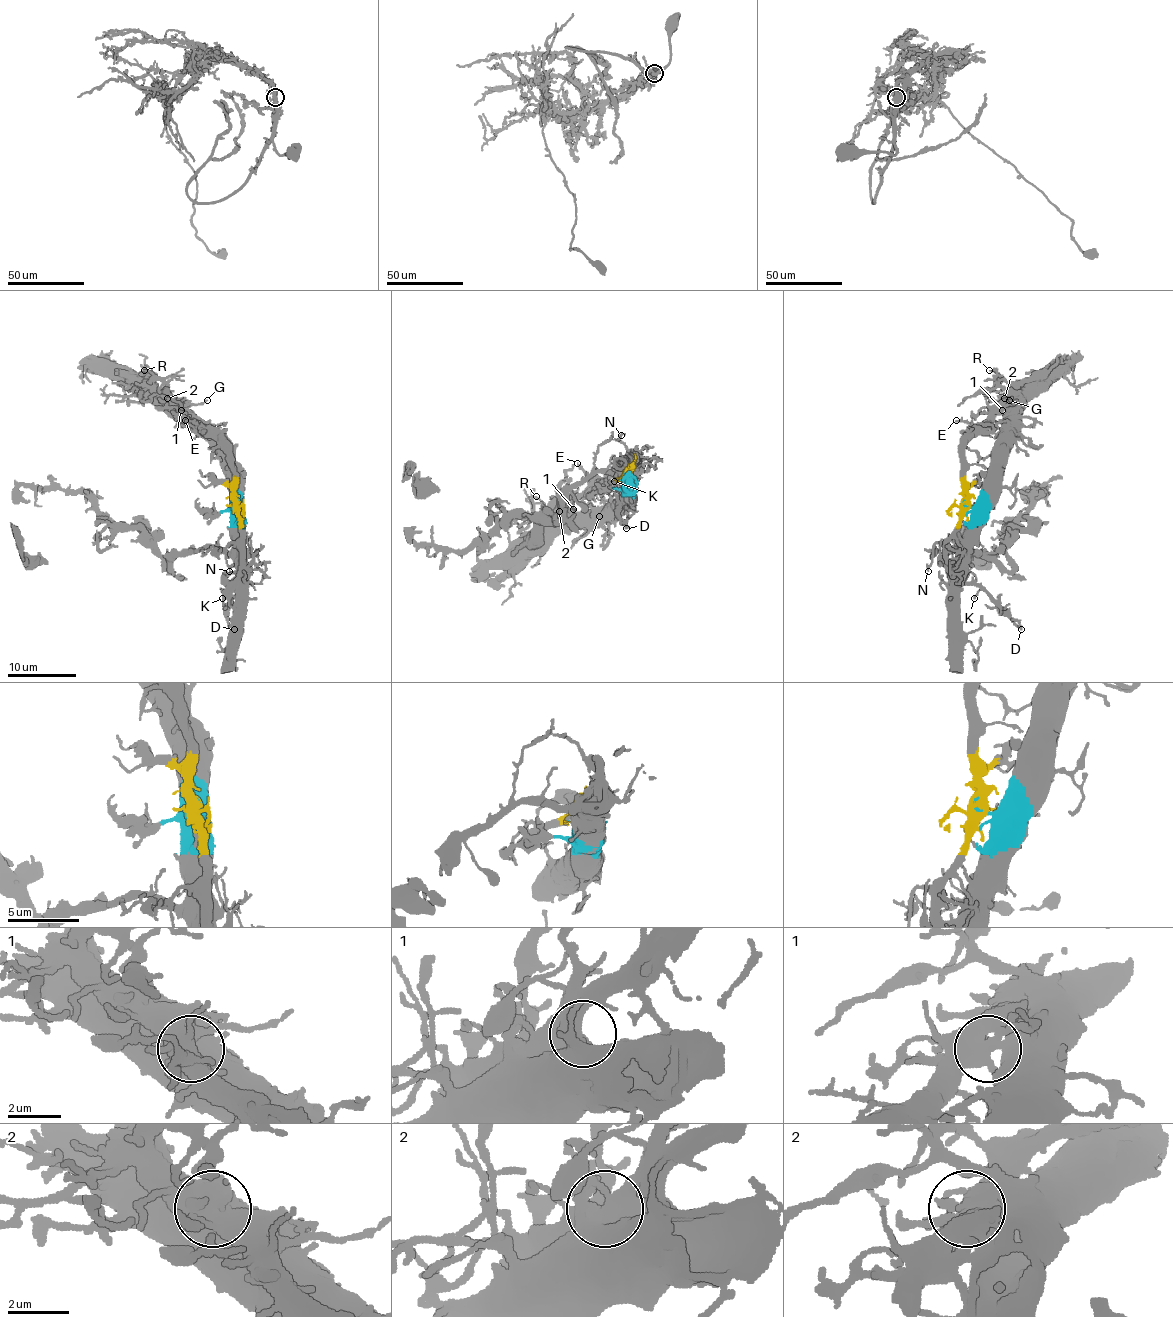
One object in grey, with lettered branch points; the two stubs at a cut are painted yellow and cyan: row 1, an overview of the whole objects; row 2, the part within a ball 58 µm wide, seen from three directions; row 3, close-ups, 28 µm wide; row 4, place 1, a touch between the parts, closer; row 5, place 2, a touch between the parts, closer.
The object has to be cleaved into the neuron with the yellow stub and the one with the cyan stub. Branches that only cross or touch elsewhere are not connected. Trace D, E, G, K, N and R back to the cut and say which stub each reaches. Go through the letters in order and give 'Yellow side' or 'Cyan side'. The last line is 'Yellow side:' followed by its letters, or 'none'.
D: Yellow side
E: Yellow side
G: Yellow side
K: Yellow side
N: Yellow side
R: Yellow side
Yellow side: D, E, G, K, N, R

